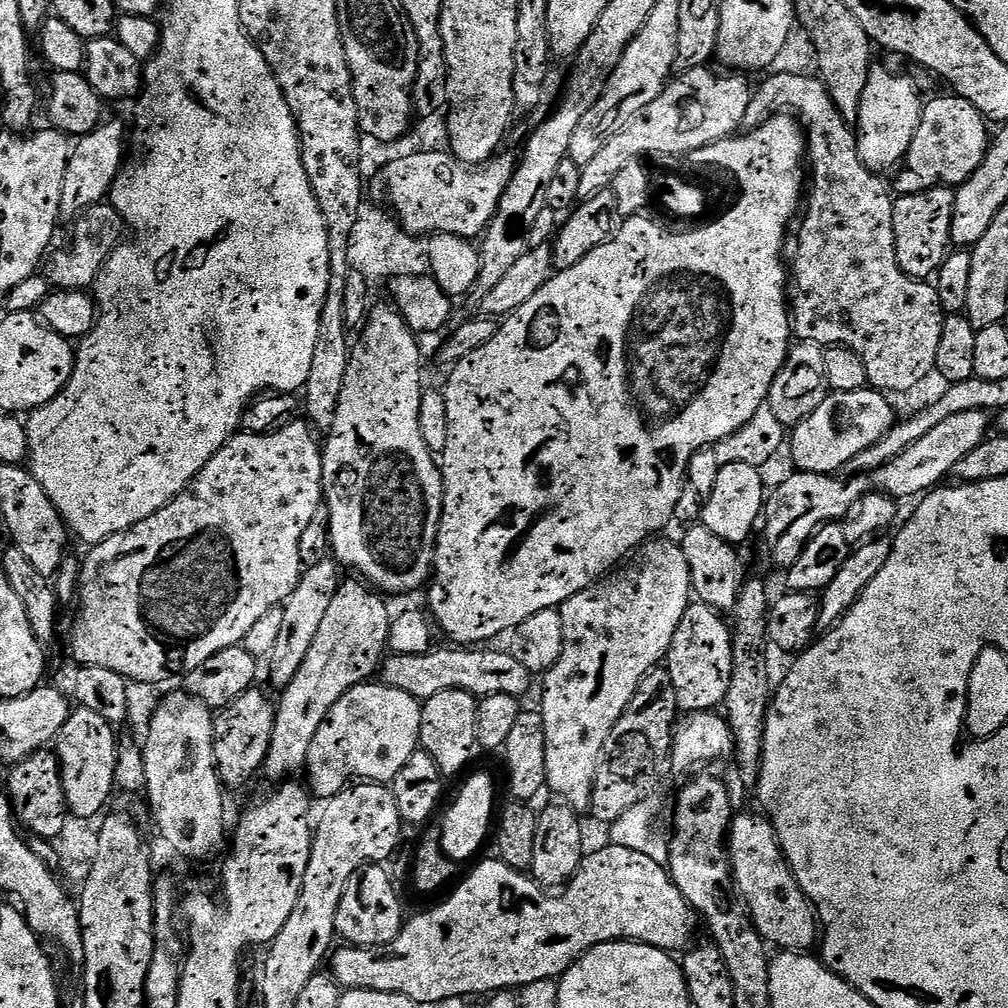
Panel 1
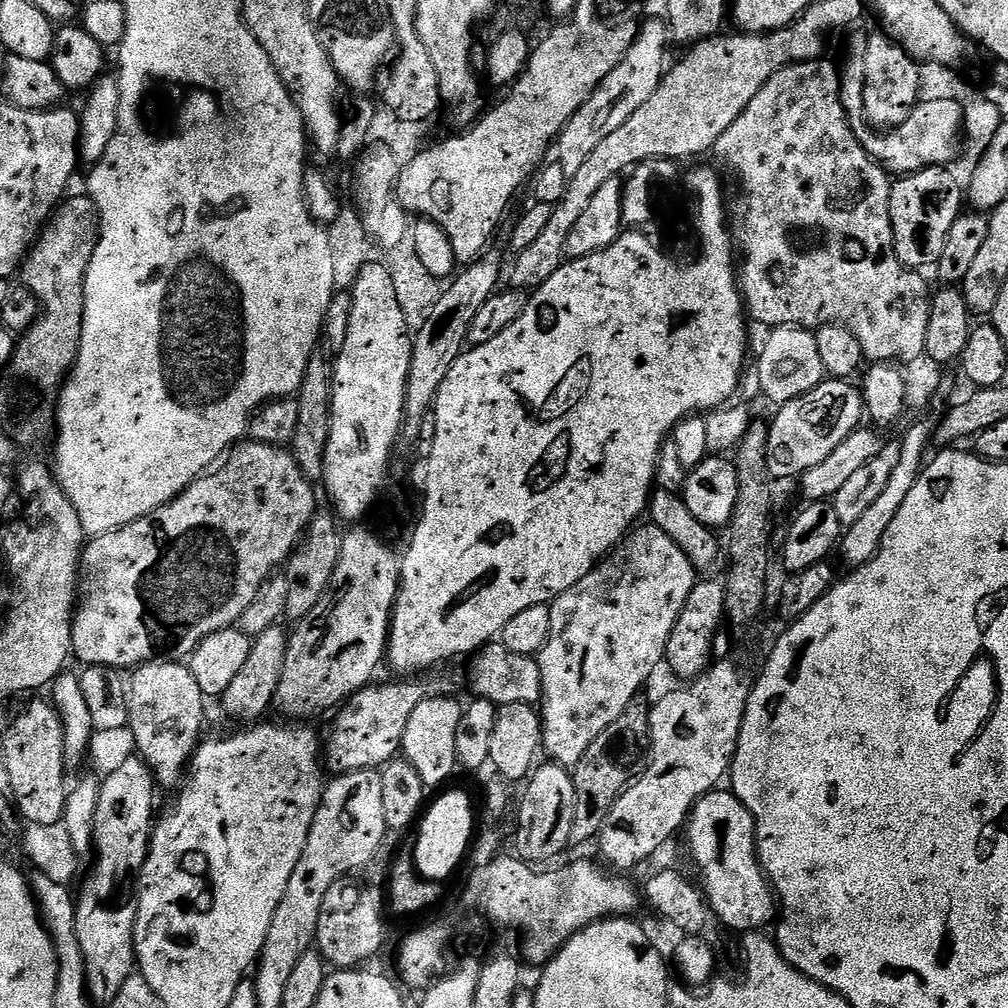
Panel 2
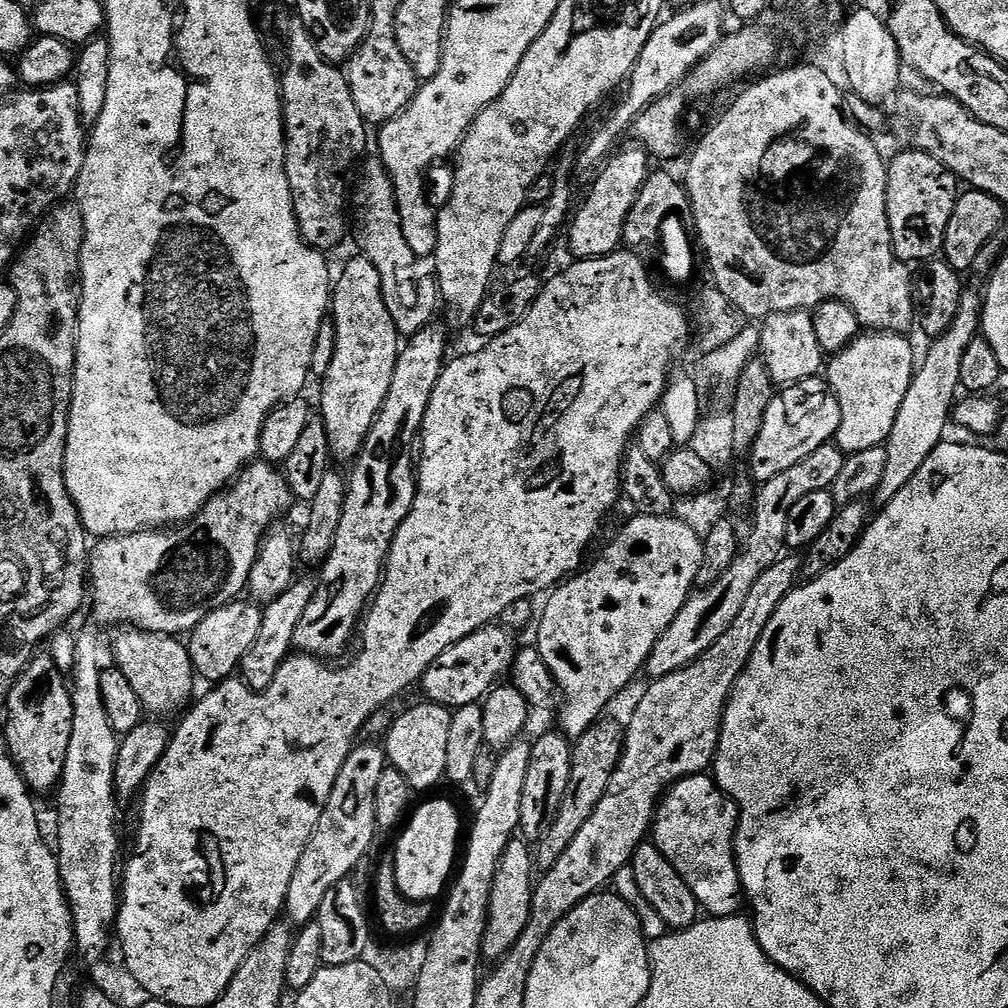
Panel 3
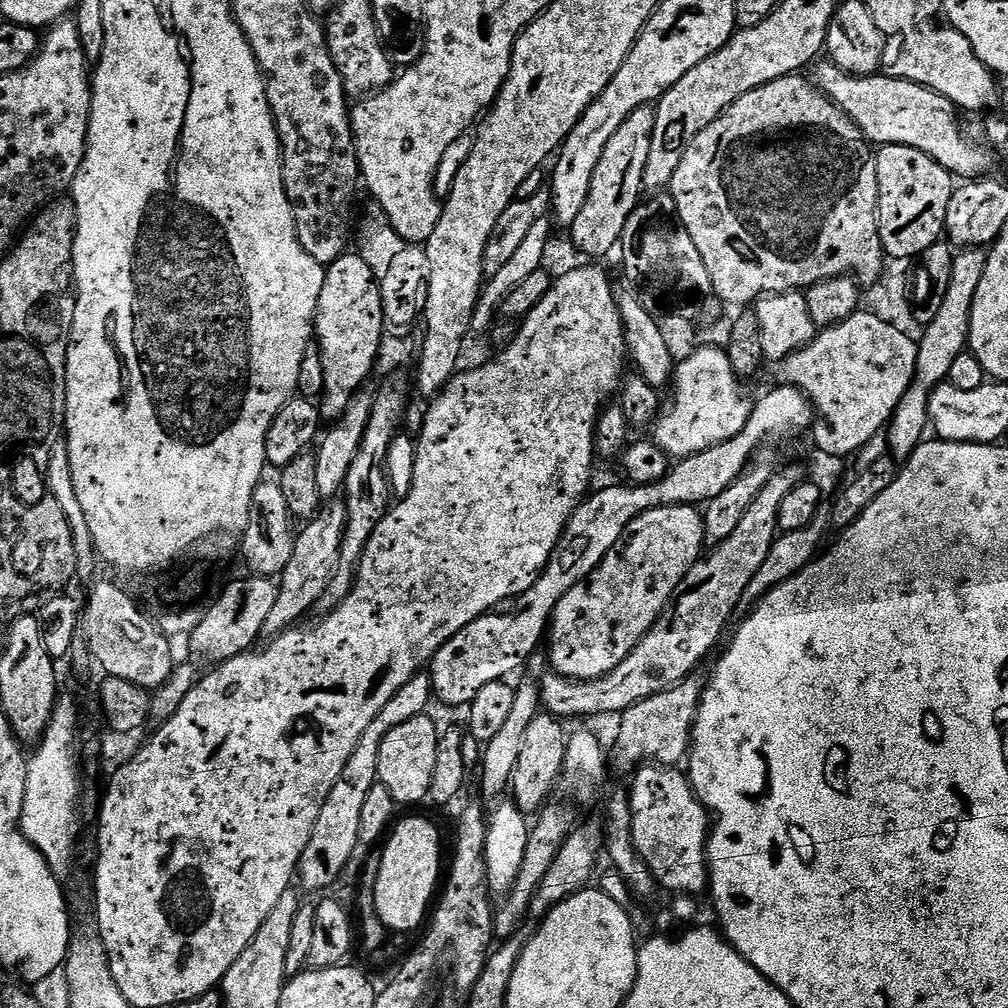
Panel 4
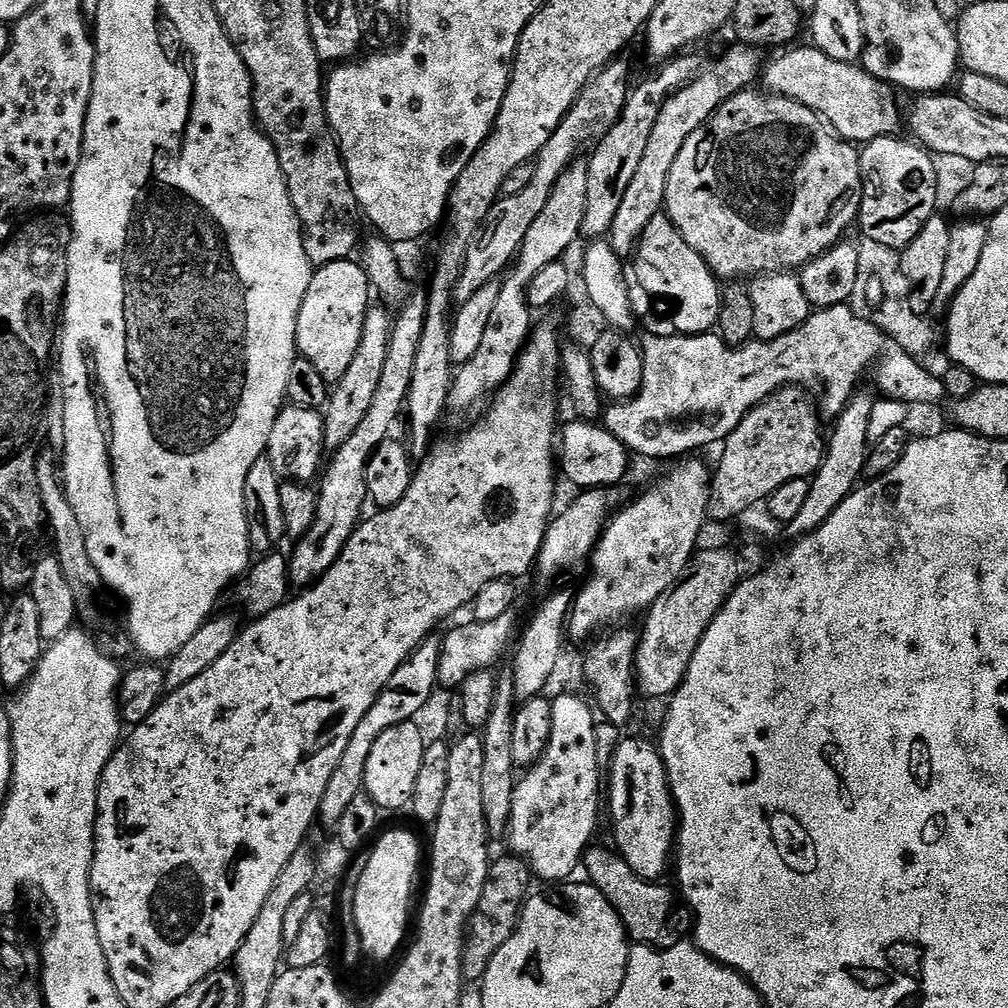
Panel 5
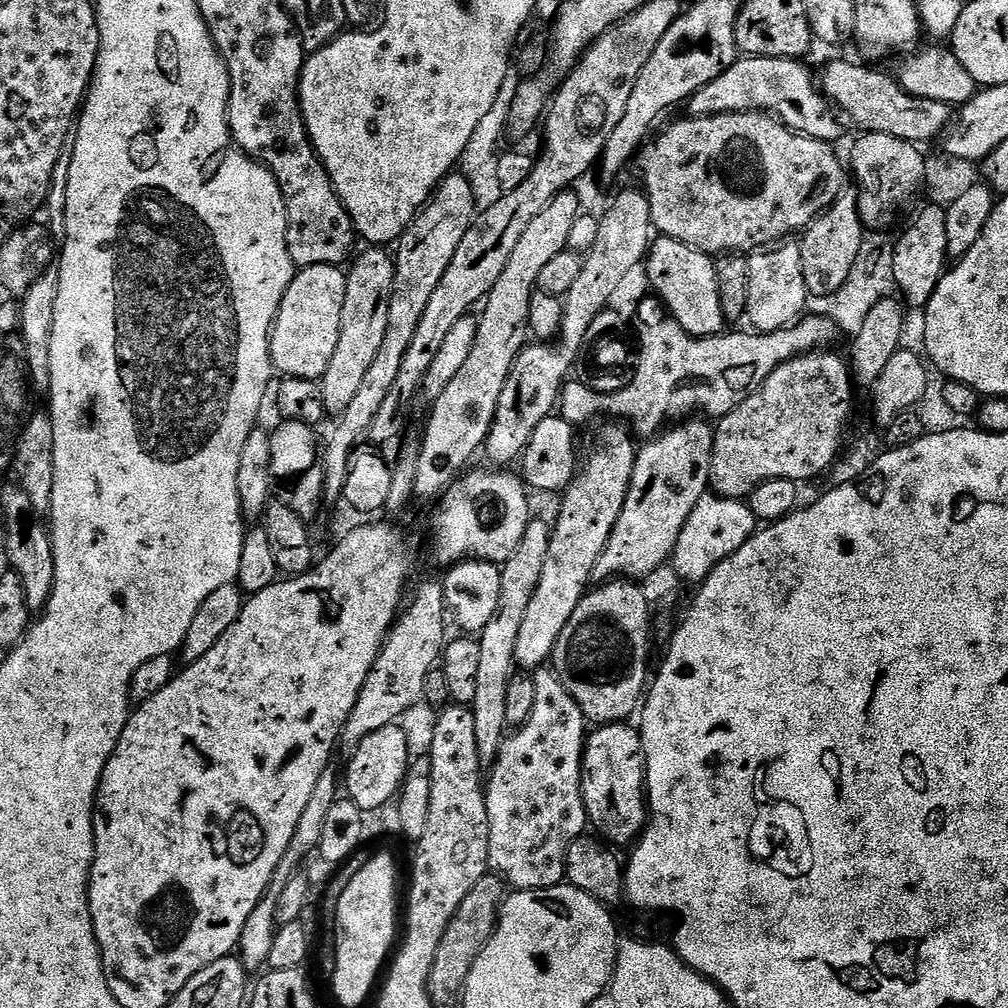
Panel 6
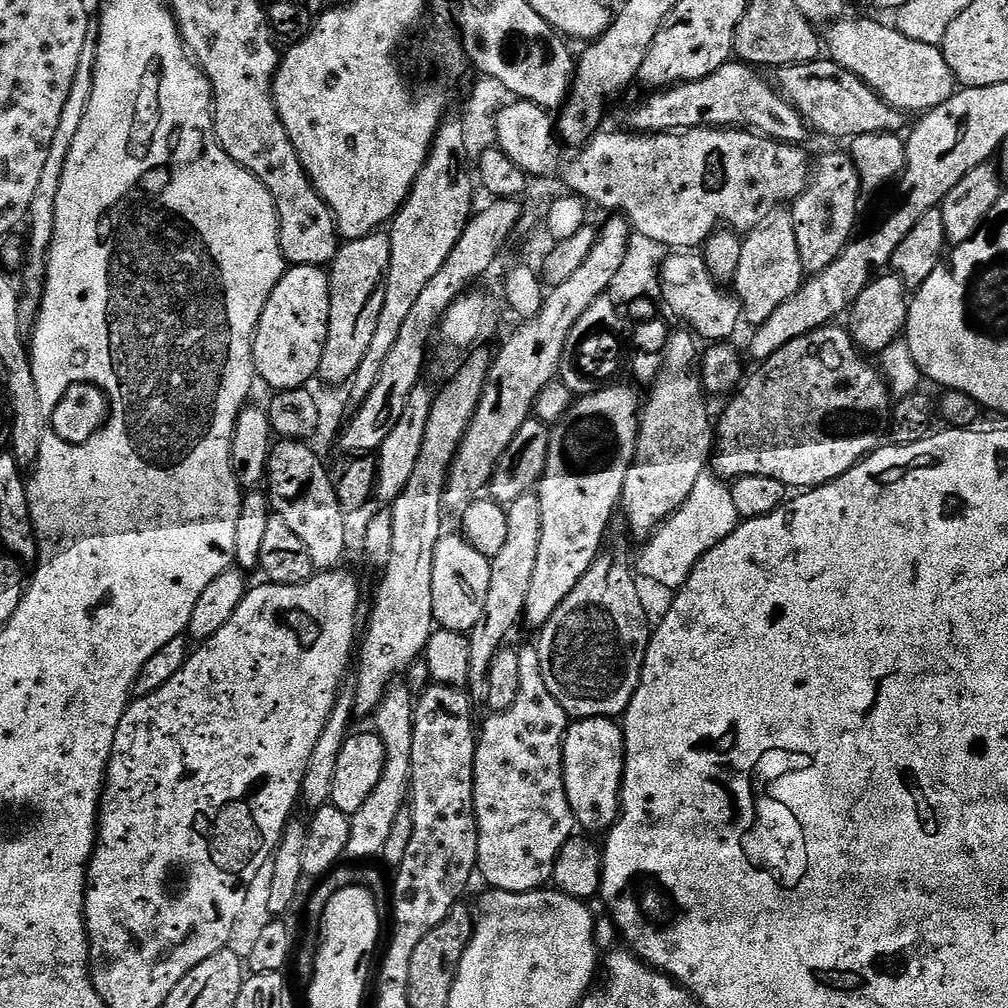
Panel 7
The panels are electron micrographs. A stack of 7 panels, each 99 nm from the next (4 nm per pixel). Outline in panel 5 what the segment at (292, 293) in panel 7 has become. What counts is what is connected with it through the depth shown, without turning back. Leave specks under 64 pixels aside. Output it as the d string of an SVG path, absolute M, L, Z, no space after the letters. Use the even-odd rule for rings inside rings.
M355 259L321 264L313 271L296 319L296 350L317 368L324 381L340 380L350 362L354 362L364 329L364 316L370 307L368 294L367 275Z

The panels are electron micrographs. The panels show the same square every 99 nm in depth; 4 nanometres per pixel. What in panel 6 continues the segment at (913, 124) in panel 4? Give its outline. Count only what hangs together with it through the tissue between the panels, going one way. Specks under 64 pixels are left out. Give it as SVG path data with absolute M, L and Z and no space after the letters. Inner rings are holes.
M747 56L729 63L718 78L688 97L687 115L724 116L728 112L762 112L800 133L815 140L836 142L840 136L837 113L820 91L814 72L803 68L799 59Z

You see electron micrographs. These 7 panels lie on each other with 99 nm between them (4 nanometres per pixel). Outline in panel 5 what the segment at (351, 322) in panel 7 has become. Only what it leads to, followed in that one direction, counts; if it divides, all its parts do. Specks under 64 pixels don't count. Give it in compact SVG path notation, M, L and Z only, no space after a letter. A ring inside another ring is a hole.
M376 306L369 307L364 316L364 329L360 345L354 354L354 362L350 362L346 374L342 374L342 378L335 381L322 412L325 445L339 446L343 444L354 434L354 430L362 422L363 416L374 400L375 390L378 388L379 378L382 376L382 368L386 364L389 335L390 316L388 318L387 314Z

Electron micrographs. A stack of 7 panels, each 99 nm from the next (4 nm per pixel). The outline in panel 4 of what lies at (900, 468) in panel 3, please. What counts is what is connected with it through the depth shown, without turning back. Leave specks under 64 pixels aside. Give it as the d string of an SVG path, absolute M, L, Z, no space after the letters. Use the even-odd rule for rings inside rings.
M966 248L957 251L952 257L950 286L946 286L946 294L935 305L932 320L926 325L924 336L916 345L916 373L912 379L912 385L910 390L906 390L902 402L898 402L886 429L888 451L897 461L907 460L925 439L924 431L929 431L930 428L928 419L930 394L948 380L950 366L968 348L968 331L970 330L970 314L974 306L974 294L978 294L978 282L982 282L982 274L986 270L987 261L988 252L984 248Z

